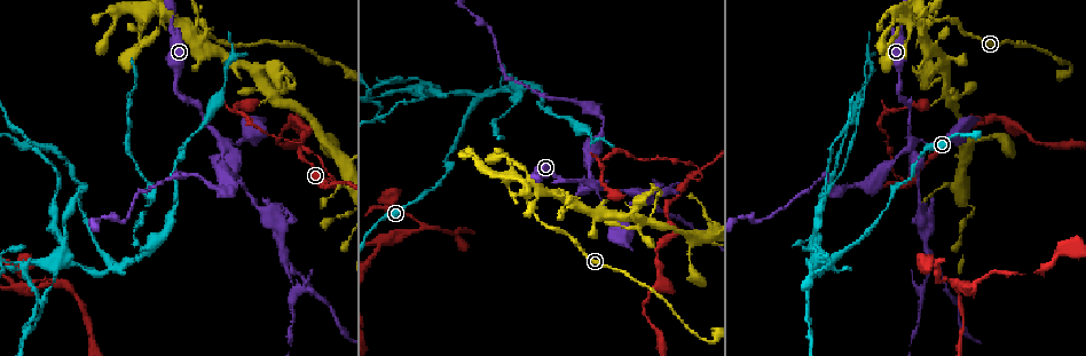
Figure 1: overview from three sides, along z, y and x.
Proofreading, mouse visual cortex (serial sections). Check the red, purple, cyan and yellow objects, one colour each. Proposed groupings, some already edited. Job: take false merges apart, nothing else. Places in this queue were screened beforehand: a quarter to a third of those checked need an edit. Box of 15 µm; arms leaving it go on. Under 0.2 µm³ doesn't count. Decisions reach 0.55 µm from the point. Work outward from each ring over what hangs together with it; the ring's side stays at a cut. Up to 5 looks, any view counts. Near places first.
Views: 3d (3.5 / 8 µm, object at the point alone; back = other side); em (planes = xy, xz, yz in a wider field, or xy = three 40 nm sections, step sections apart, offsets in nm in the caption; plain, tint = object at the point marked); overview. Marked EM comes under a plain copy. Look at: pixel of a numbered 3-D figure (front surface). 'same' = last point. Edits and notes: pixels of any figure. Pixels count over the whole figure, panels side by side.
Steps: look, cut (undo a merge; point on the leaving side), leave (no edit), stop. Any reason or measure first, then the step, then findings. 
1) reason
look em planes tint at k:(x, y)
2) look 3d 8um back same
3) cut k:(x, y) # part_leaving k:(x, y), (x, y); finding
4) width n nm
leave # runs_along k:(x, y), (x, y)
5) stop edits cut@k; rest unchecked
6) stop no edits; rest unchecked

a narrow waist
look 3d 8um at 1:(158, 13)

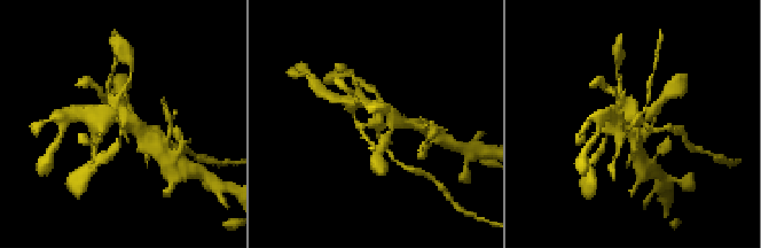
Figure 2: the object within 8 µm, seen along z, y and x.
look 3d 3.5um at 2:(632, 118)

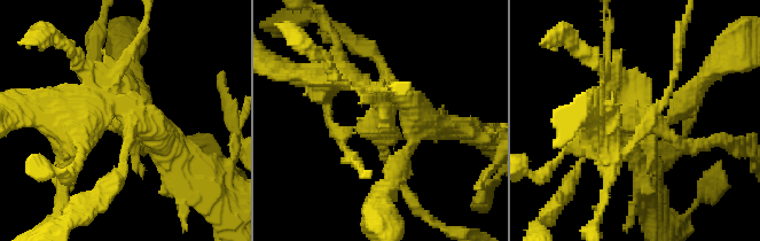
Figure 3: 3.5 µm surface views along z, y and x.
cut 3:(605, 107) # part_leaving 3:(394, 103), (469, 130); two cells meet here

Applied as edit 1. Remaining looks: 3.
look overview

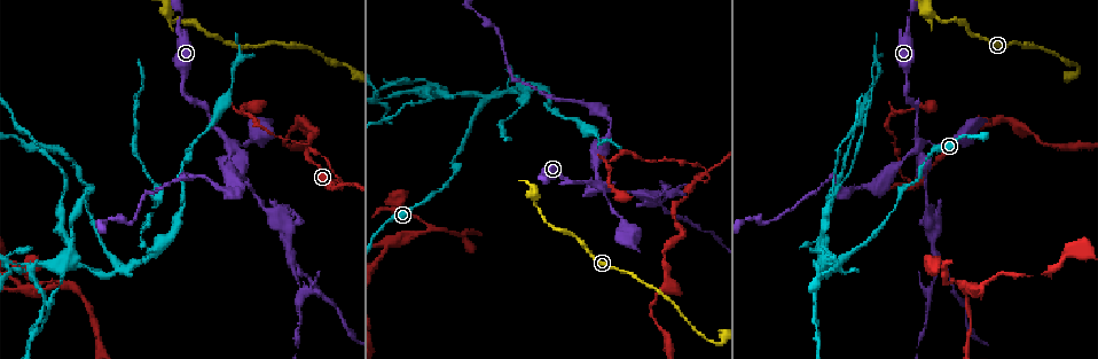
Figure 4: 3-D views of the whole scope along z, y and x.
narrows sharply
look 3d 3.5um at 4:(72, 161)

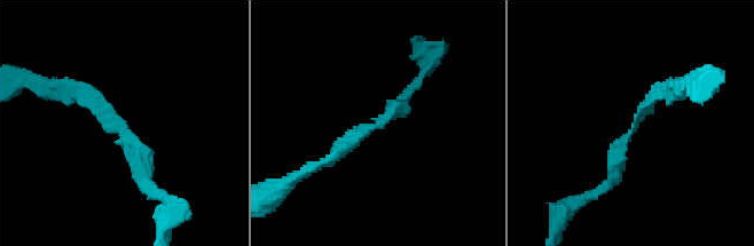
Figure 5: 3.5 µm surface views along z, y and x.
need the tissue
look em xy step 2 tint at 5:(636, 124)

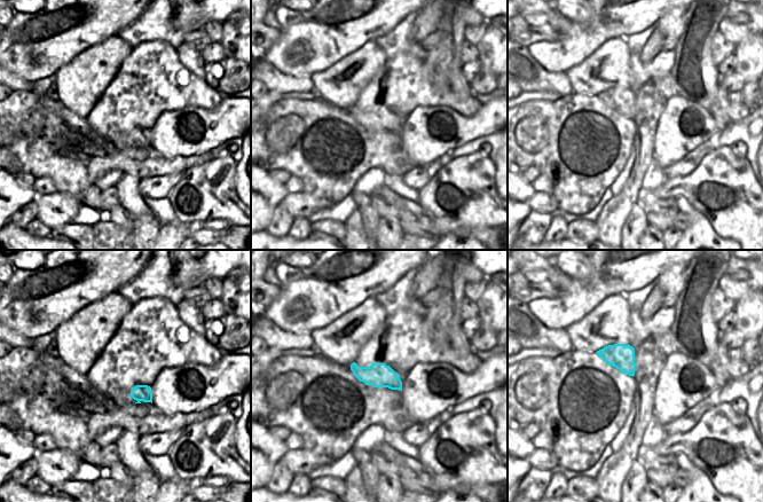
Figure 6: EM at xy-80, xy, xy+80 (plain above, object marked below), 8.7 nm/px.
leave # runs_along 5:(63, 89), (119, 124), (148, 184); one cell here

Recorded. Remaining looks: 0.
stop edits cut@3; rest unchecked

